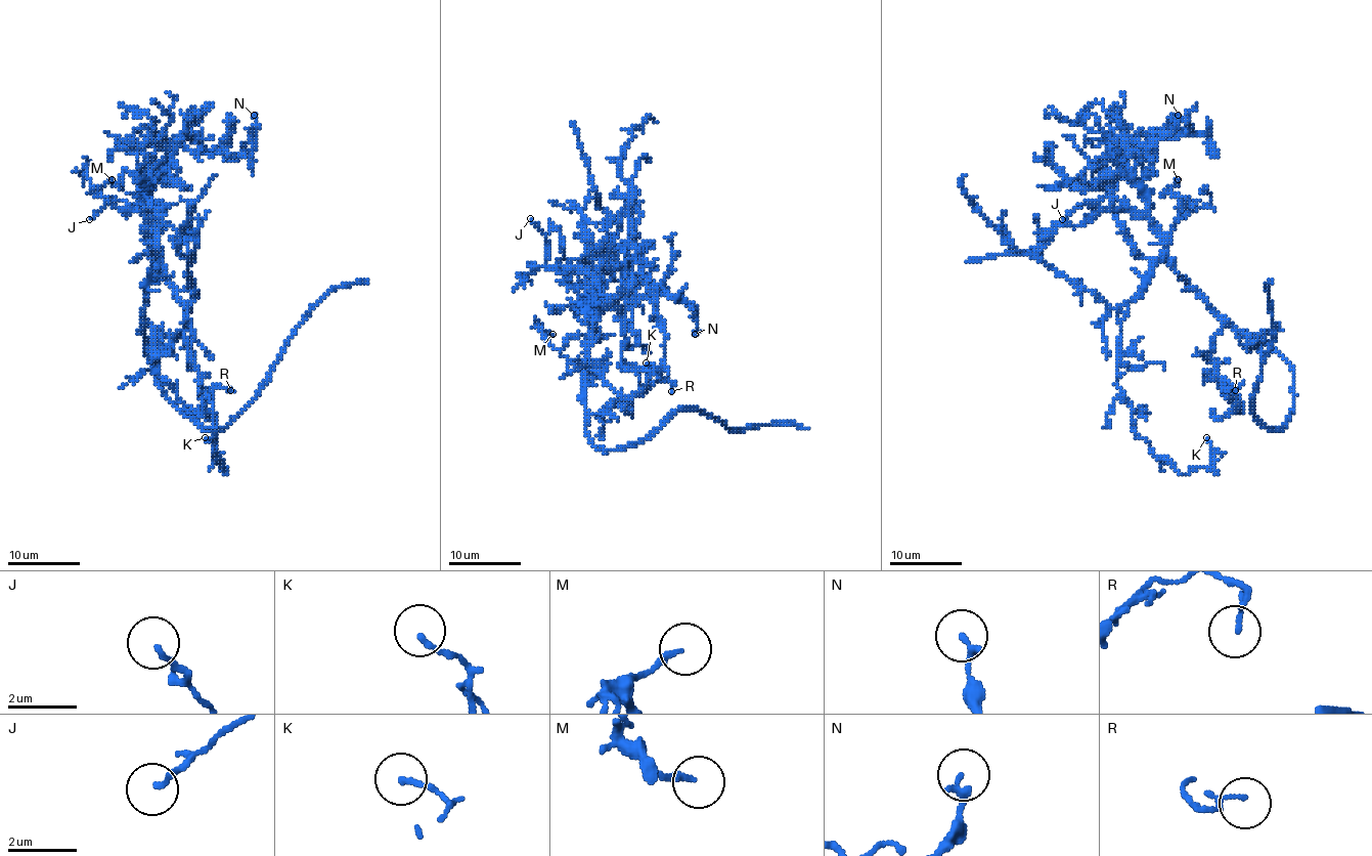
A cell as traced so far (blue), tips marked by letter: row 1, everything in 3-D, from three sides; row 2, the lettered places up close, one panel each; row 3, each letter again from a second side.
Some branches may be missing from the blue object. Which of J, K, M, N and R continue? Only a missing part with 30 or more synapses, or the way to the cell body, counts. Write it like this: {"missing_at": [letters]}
{"missing_at": []}

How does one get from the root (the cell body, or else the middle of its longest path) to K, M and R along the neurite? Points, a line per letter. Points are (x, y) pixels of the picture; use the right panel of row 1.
K: (1219, 316), (1166, 262), (1118, 311), (1118, 387), (1133, 430), (1181, 473), (1211, 463), (1206, 437)
M: (1219, 316), (1165, 254), (1165, 238), (1180, 217), (1180, 203), (1181, 210), (1194, 209), (1173, 190), (1178, 179)
R: (1219, 316), (1223, 326), (1210, 359), (1235, 389), (1240, 411), (1233, 411), (1233, 399), (1223, 387), (1235, 390)

